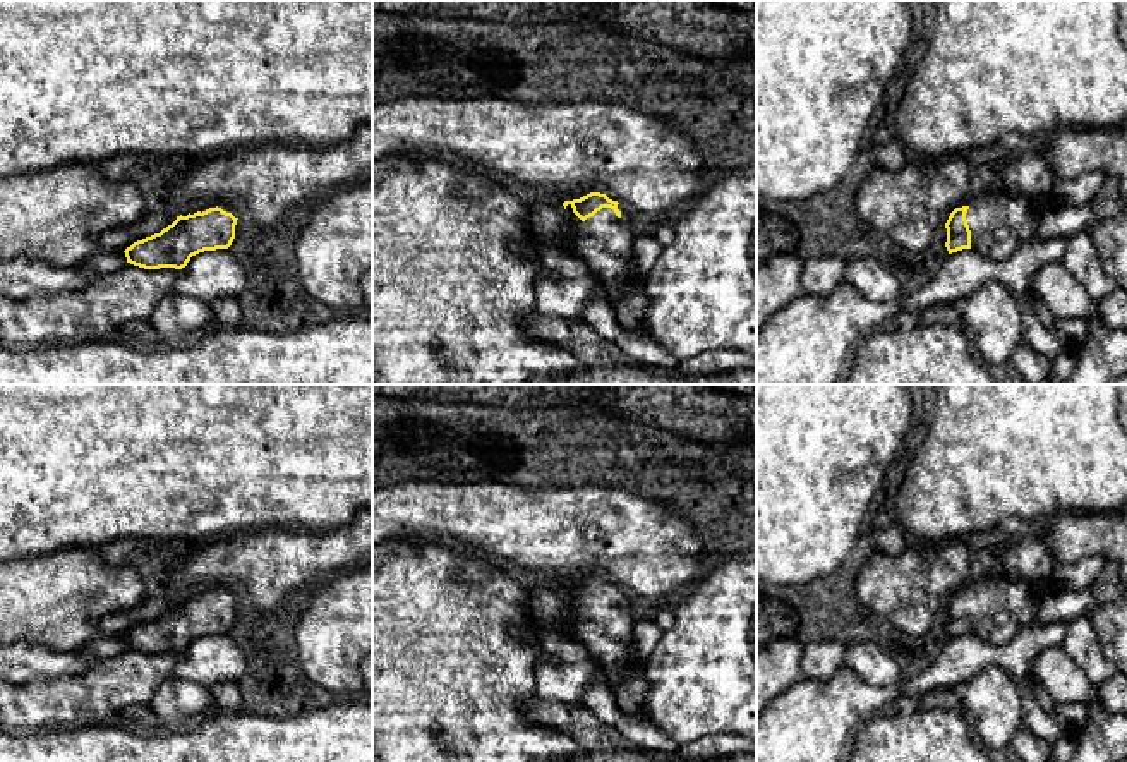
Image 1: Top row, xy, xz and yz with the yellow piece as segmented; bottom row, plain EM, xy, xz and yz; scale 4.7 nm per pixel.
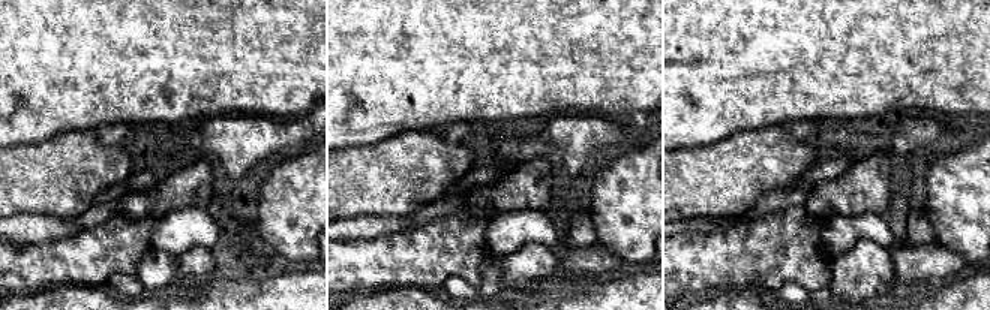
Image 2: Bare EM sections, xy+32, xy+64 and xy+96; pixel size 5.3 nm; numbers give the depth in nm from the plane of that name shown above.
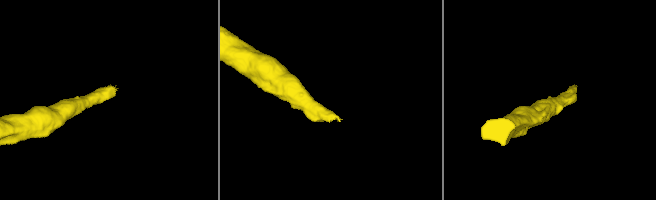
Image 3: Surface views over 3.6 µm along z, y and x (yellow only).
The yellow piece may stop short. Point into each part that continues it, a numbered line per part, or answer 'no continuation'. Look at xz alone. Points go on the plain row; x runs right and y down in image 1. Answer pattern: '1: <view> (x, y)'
1: xz (604, 627)

